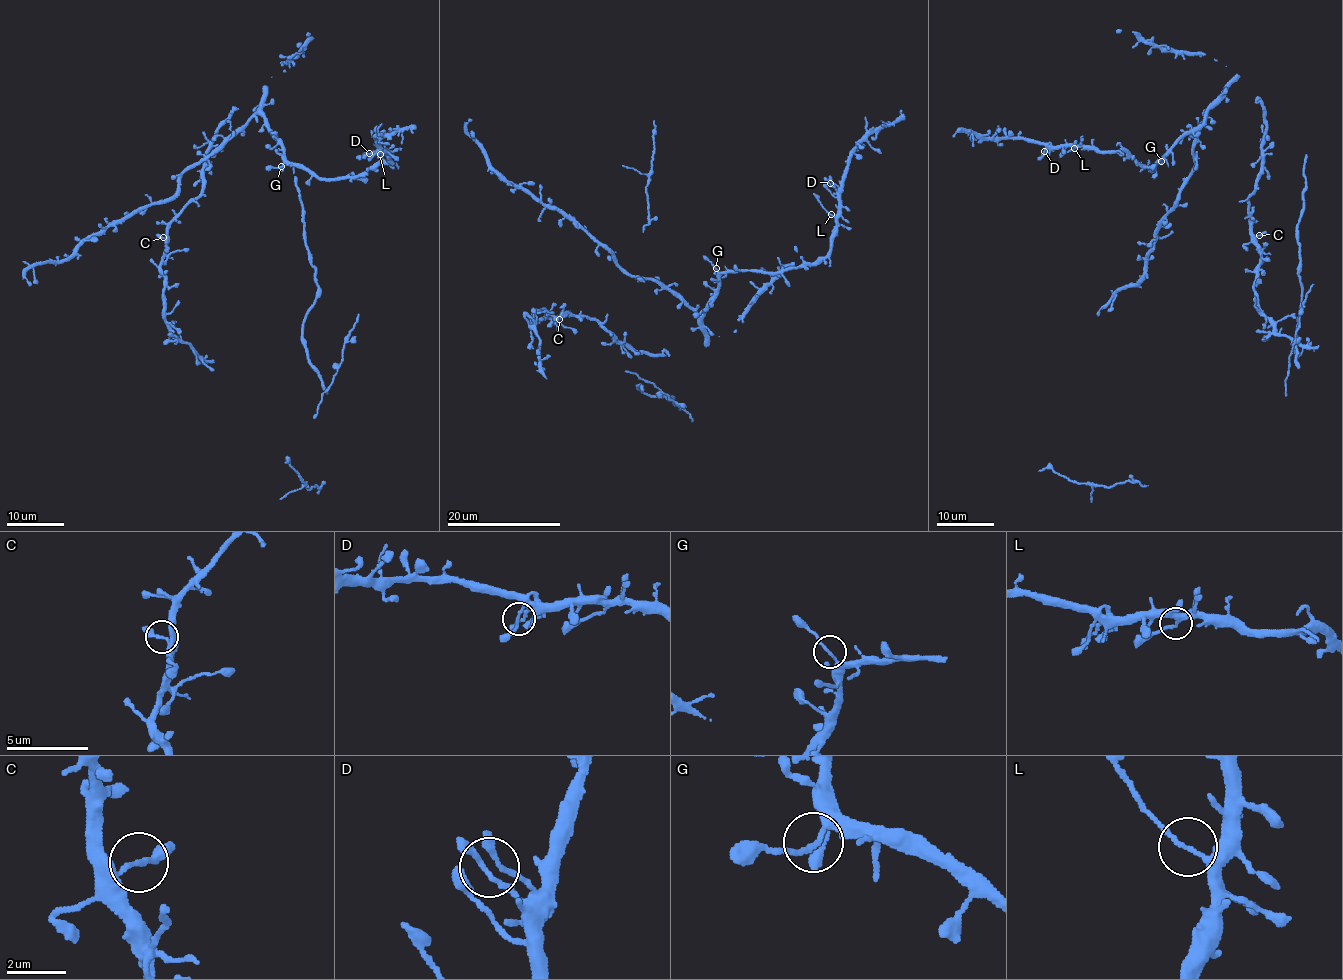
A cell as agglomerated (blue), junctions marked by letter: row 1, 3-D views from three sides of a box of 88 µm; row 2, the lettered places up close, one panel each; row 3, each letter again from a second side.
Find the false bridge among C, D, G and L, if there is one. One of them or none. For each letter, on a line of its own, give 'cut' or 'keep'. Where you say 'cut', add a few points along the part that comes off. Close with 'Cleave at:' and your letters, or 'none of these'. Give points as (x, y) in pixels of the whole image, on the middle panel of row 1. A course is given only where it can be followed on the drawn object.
C: keep
D: keep
G: keep
L: cut; foreign part runs (831, 214), (813, 193)
Cleave at: L

